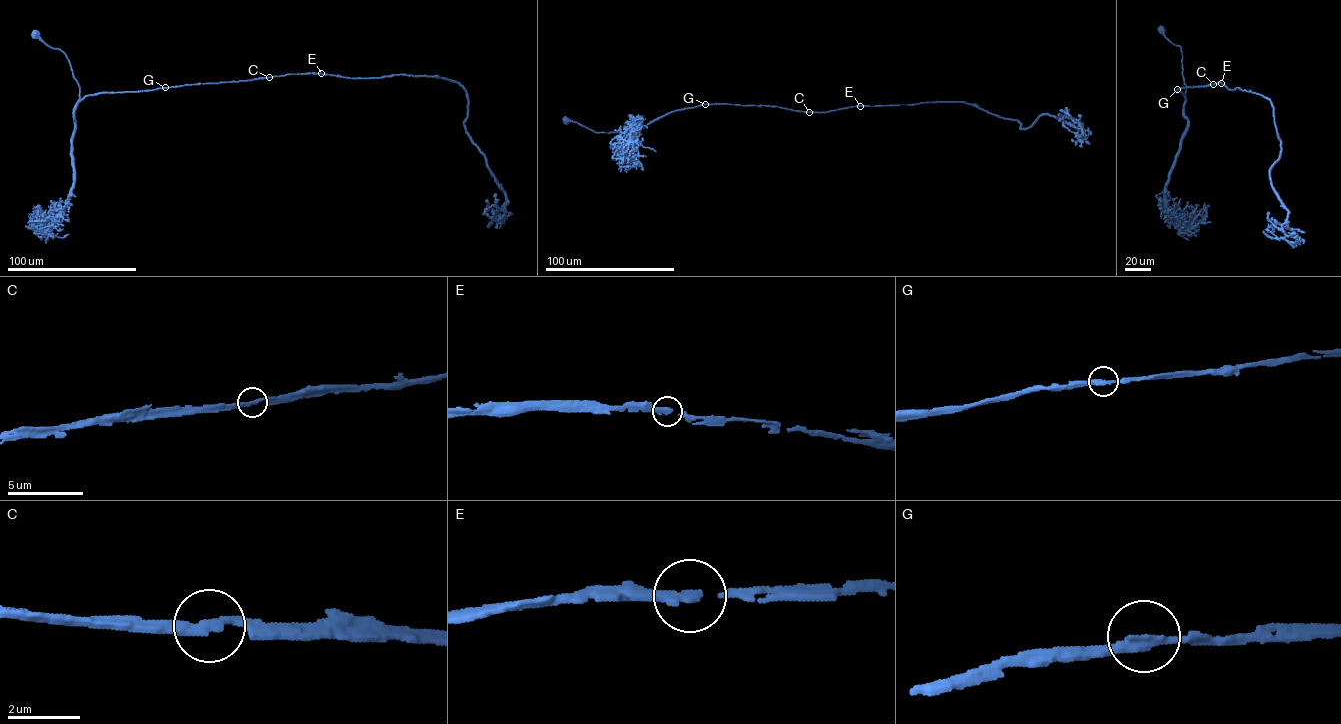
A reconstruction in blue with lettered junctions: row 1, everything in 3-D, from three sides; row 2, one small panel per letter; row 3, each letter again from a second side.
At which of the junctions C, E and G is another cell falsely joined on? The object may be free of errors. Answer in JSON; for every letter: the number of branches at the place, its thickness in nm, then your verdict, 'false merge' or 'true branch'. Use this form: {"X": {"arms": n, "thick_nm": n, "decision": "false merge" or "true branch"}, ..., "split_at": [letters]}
{"C": {"arms": 2, "thick_nm": 200, "decision": "true branch"}, "E": {"arms": 2, "thick_nm": 240, "decision": "true branch"}, "G": {"arms": 2, "thick_nm": 280, "decision": "true branch"}, "split_at": []}

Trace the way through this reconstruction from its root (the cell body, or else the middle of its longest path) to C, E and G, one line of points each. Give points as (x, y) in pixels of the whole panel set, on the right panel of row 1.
C: (1161, 30), (1181, 49), (1186, 98), (1181, 92), (1175, 92), (1185, 87), (1213, 84)
E: (1161, 30), (1181, 49), (1186, 98), (1181, 92), (1175, 92), (1185, 87), (1221, 83)
G: (1161, 30), (1170, 42), (1180, 47), (1186, 98), (1181, 92), (1175, 92), (1177, 89)

